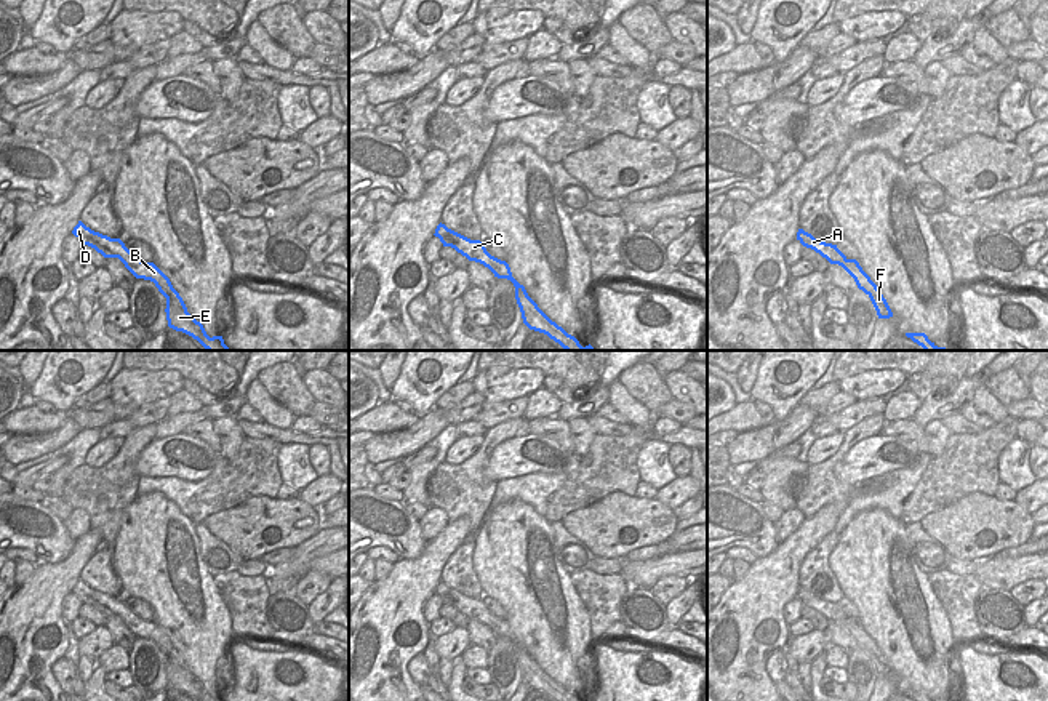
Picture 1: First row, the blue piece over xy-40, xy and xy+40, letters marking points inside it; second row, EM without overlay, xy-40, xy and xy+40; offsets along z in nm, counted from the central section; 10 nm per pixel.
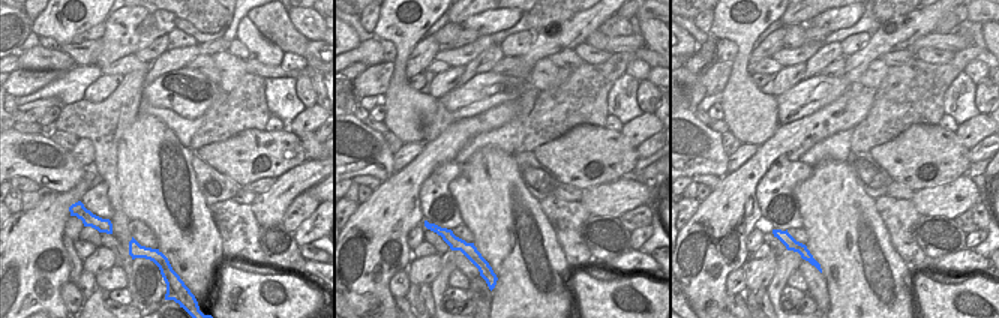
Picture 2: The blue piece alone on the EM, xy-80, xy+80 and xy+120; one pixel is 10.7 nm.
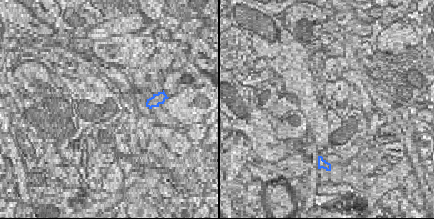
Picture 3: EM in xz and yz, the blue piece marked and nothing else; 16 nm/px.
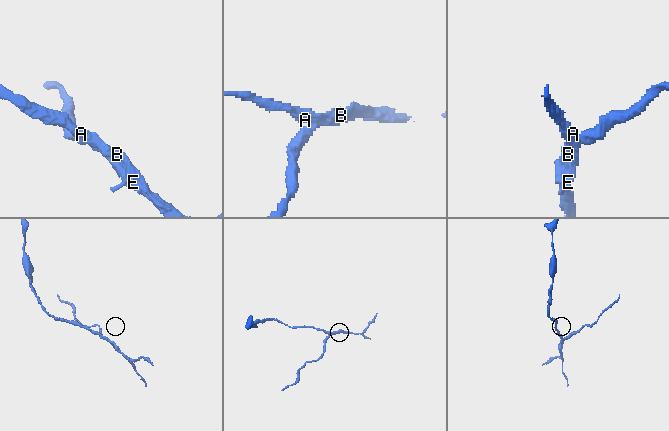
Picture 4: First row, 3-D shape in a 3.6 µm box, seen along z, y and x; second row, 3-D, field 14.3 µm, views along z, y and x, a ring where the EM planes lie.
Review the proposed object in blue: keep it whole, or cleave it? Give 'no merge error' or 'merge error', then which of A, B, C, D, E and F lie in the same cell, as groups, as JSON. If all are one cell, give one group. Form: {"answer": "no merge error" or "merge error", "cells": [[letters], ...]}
{"answer": "merge error", "cells": [["A", "B", "C", "D"], ["E", "F"]]}

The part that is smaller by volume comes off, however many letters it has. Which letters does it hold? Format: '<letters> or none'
E, F

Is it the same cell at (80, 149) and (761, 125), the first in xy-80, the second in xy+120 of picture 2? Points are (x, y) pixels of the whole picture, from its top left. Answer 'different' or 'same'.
different

